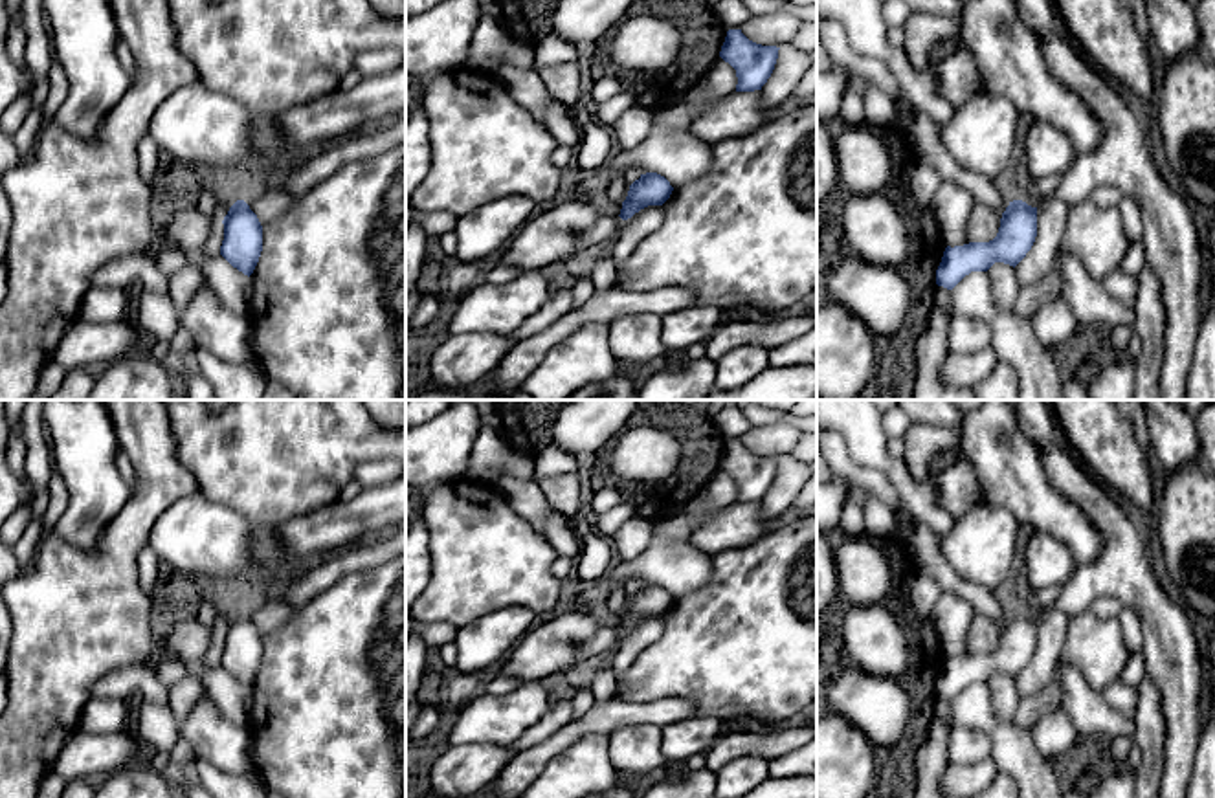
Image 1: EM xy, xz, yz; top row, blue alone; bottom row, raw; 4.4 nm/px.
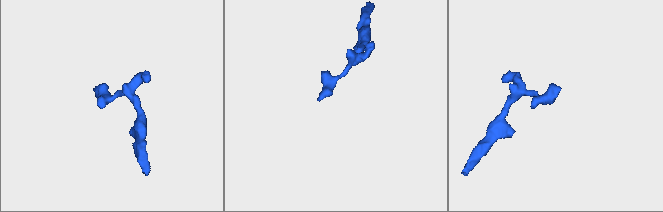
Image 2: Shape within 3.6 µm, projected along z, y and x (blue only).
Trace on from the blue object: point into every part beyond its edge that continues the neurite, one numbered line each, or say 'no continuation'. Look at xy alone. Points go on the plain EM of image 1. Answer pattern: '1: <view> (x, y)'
no continuation

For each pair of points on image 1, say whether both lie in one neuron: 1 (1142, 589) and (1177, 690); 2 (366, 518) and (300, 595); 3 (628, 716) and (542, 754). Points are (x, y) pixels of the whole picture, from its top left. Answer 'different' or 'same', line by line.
1: same
2: different
3: same

